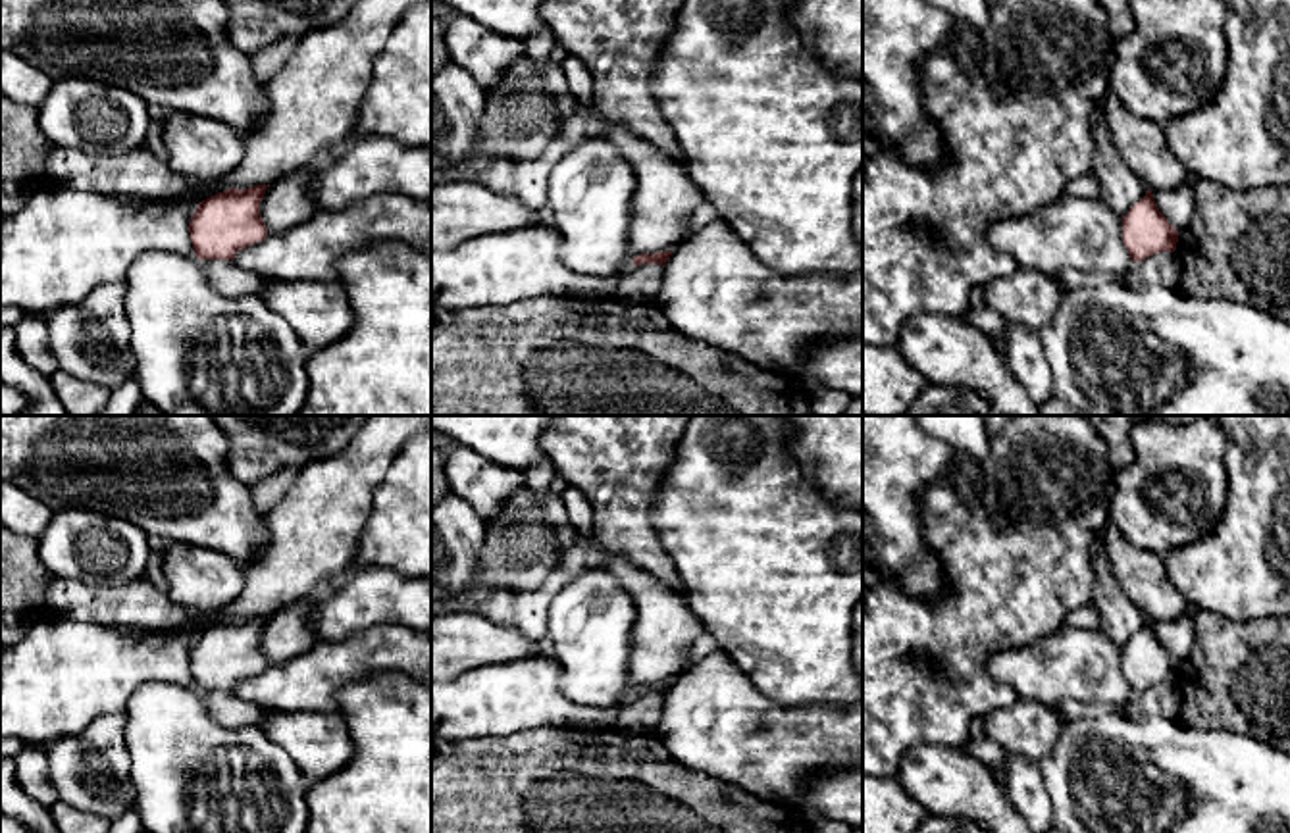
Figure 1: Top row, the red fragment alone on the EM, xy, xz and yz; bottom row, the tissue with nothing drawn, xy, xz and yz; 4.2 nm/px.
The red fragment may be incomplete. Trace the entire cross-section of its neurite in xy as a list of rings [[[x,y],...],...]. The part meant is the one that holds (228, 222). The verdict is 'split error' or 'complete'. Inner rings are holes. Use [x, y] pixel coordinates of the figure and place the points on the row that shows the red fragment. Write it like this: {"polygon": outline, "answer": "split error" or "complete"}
{"polygon": [[[270,185],[229,189],[202,200],[191,217],[189,233],[198,260],[235,260],[246,246],[268,237],[260,202]]], "answer": "complete"}

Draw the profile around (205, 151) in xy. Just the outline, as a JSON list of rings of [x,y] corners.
[[[164,112],[166,162],[193,185],[208,185],[243,162],[243,137],[223,121],[185,112]]]

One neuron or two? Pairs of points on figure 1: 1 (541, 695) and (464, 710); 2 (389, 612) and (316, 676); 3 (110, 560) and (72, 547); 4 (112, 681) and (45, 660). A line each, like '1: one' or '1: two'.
1: one
2: two
3: one
4: one

